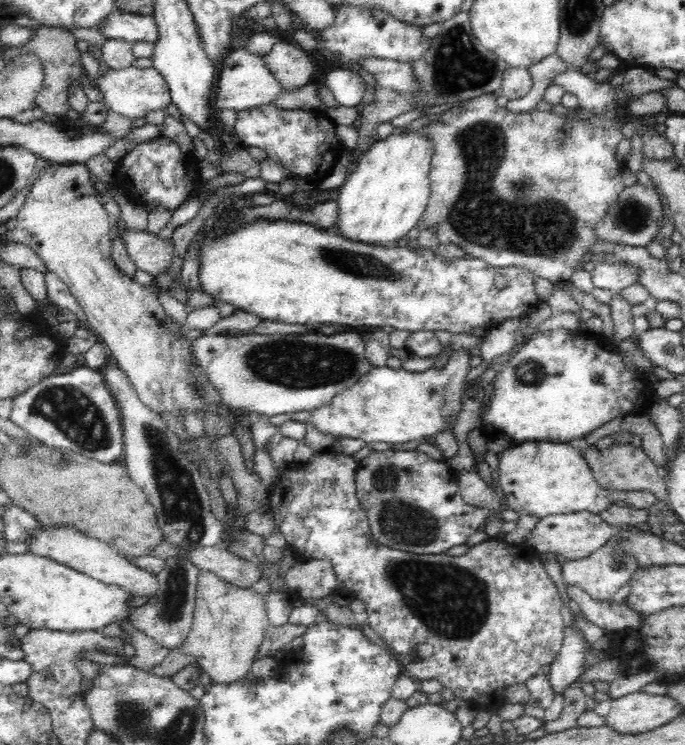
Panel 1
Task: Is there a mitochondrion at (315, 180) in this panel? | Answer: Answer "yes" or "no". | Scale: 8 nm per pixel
no

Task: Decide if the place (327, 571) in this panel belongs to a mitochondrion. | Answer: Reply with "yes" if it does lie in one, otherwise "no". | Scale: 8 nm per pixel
no

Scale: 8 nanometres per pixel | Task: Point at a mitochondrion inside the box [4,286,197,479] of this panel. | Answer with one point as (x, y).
(70, 411)

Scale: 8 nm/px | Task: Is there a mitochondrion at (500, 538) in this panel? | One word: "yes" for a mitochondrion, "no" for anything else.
no

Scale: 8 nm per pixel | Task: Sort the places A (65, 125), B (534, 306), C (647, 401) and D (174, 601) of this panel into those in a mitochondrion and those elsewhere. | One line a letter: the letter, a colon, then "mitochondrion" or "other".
A: other
B: other
C: other
D: mitochondrion

